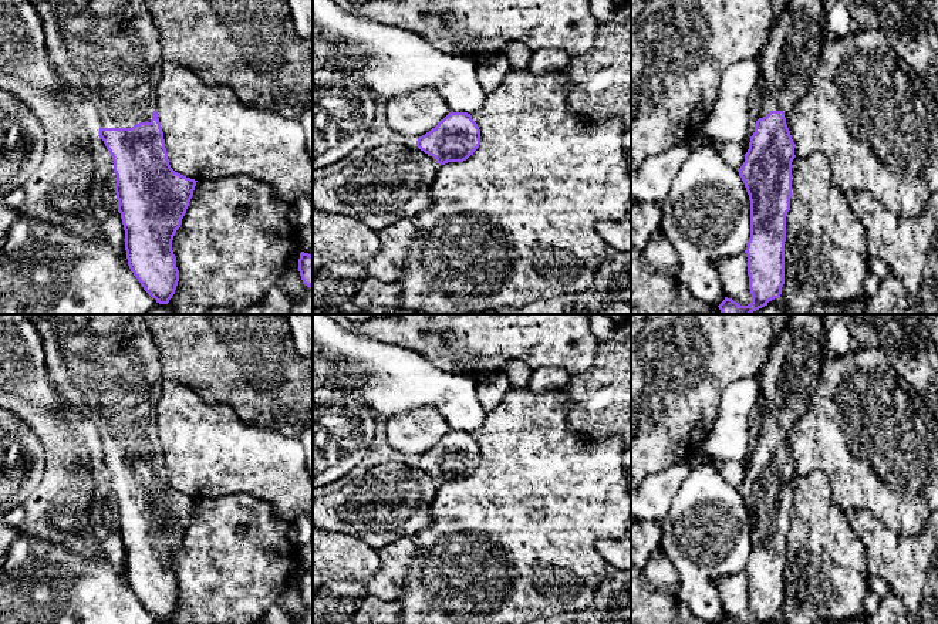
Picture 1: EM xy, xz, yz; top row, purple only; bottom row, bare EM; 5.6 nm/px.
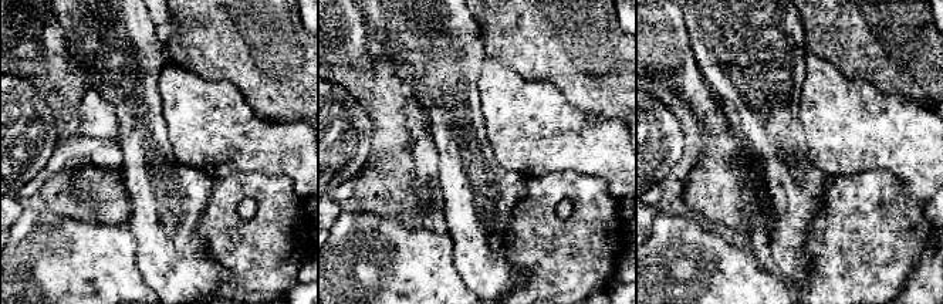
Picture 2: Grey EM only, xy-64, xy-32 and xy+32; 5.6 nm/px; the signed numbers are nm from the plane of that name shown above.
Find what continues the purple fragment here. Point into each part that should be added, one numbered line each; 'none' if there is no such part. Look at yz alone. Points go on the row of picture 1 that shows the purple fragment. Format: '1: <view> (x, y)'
1: yz (786, 61)

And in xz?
none

